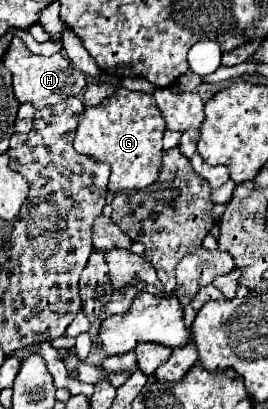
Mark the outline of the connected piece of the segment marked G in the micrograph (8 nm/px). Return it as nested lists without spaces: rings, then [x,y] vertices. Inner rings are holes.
[[[115,77],[108,83],[115,87],[115,94],[99,106],[85,106],[75,132],[75,150],[111,166],[109,192],[117,194],[147,188],[157,180],[161,170],[165,120],[151,94],[129,92]]]

